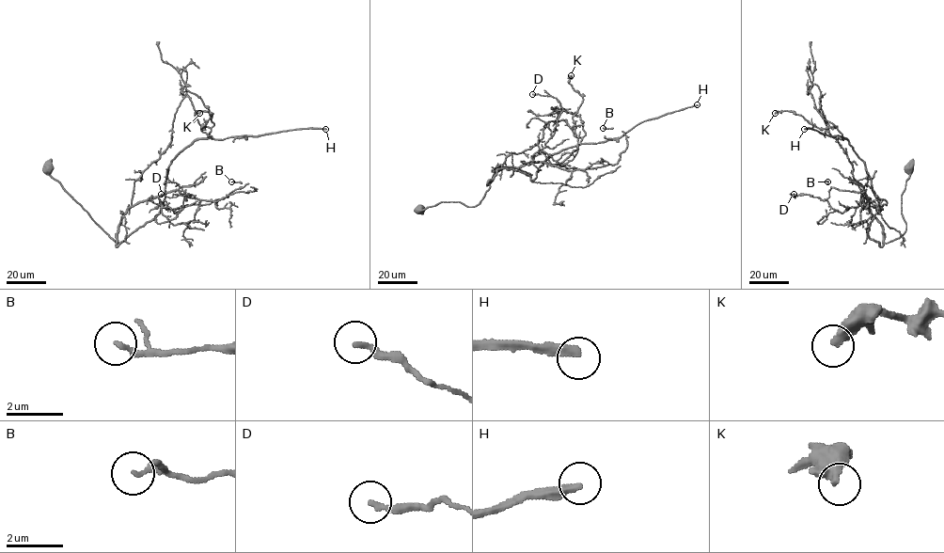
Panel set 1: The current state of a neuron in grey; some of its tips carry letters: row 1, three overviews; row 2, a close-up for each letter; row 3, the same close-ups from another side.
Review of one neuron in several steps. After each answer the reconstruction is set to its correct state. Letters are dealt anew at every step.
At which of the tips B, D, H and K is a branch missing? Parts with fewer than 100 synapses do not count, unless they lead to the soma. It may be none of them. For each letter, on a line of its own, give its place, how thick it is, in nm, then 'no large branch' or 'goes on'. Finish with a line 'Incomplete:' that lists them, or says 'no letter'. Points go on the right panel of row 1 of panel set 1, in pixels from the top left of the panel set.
B: (827, 181) | 200 nm | no large branch
D: (794, 194) | 190 nm | no large branch
H: (804, 129) | 280 nm | goes on
K: (775, 113) | 280 nm | no large branch
Incomplete: H

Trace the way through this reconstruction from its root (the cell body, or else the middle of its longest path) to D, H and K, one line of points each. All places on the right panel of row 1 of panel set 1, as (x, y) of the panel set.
D: (909, 168), (901, 196), (906, 230), (887, 243), (866, 198), (841, 213), (826, 200), (794, 194)
H: (909, 168), (901, 196), (906, 230), (881, 246), (869, 237), (880, 207), (864, 163), (845, 138), (804, 129)
K: (909, 168), (901, 196), (906, 230), (881, 246), (869, 237), (880, 210), (871, 179), (837, 126), (775, 113)

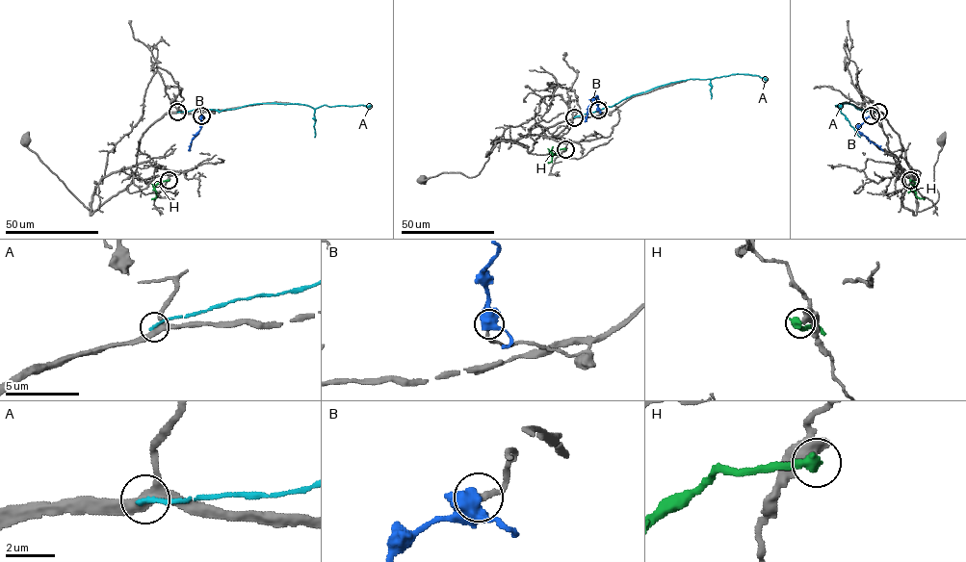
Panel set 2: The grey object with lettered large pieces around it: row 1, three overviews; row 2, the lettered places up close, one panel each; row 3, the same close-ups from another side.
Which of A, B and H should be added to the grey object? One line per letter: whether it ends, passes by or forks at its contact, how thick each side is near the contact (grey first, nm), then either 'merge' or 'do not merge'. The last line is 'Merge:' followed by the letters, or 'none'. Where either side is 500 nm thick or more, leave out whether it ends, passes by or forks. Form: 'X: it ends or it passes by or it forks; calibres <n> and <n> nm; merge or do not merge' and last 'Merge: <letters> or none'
A: it ends; calibres 340 and 200 nm; do not merge
B: calibres 200 and 550 nm; merge
H: it ends; calibres 420 and 480 nm; do not merge
Merge: B

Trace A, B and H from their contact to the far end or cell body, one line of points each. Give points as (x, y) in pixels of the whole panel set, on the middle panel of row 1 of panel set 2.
A: (574, 117), (612, 107), (630, 96), (671, 82), (737, 74), (757, 75), (767, 80)
B: (598, 110), (596, 96), (587, 107), (585, 121)
H: (565, 149), (555, 153), (550, 152), (552, 161), (548, 162)

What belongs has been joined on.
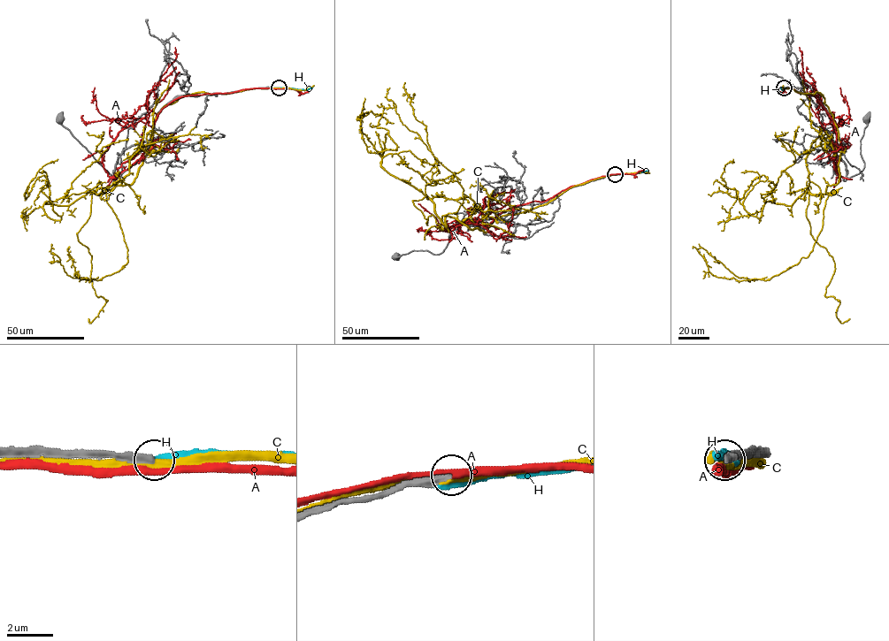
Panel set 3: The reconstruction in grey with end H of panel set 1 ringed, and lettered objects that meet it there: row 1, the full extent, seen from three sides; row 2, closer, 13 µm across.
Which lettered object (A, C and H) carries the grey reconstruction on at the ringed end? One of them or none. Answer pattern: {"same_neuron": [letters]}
{"same_neuron": []}

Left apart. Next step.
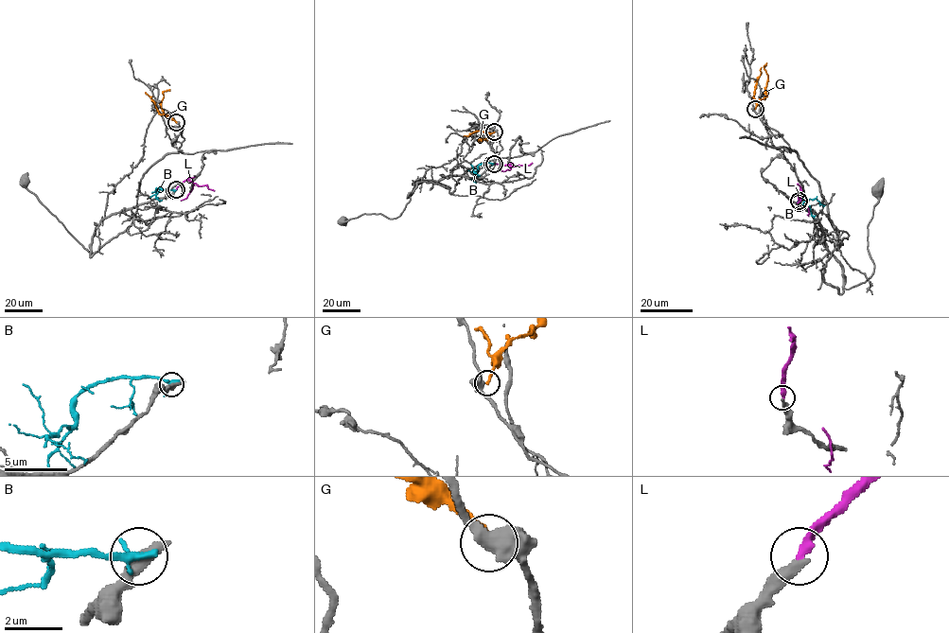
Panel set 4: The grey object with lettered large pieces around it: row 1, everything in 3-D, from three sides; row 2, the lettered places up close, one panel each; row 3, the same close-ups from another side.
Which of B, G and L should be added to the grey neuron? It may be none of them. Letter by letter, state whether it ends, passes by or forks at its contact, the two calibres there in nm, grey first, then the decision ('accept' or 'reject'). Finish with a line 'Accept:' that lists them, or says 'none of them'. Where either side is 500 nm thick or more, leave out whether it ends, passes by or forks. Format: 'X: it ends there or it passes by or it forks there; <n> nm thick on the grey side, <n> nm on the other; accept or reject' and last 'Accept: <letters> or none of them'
B: 550 nm thick on the grey side, 240 nm on the other; reject
G: it ends there; 440 nm thick on the grey side, 260 nm on the other; reject
L: it ends there; 360 nm thick on the grey side, 280 nm on the other; accept
Accept: L

